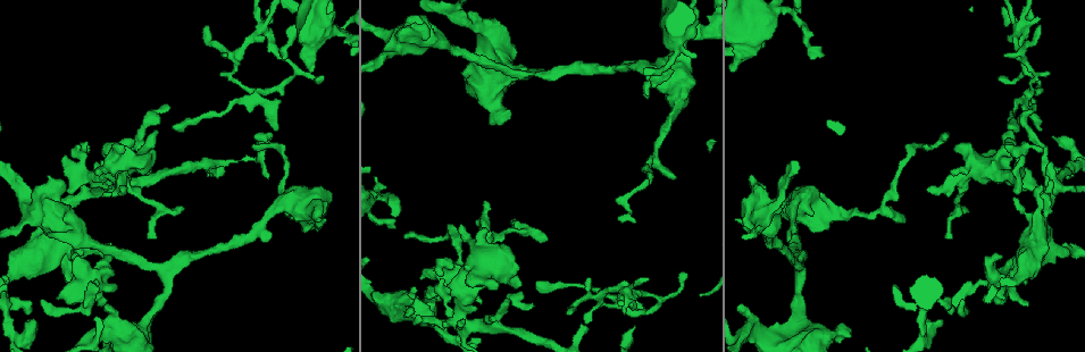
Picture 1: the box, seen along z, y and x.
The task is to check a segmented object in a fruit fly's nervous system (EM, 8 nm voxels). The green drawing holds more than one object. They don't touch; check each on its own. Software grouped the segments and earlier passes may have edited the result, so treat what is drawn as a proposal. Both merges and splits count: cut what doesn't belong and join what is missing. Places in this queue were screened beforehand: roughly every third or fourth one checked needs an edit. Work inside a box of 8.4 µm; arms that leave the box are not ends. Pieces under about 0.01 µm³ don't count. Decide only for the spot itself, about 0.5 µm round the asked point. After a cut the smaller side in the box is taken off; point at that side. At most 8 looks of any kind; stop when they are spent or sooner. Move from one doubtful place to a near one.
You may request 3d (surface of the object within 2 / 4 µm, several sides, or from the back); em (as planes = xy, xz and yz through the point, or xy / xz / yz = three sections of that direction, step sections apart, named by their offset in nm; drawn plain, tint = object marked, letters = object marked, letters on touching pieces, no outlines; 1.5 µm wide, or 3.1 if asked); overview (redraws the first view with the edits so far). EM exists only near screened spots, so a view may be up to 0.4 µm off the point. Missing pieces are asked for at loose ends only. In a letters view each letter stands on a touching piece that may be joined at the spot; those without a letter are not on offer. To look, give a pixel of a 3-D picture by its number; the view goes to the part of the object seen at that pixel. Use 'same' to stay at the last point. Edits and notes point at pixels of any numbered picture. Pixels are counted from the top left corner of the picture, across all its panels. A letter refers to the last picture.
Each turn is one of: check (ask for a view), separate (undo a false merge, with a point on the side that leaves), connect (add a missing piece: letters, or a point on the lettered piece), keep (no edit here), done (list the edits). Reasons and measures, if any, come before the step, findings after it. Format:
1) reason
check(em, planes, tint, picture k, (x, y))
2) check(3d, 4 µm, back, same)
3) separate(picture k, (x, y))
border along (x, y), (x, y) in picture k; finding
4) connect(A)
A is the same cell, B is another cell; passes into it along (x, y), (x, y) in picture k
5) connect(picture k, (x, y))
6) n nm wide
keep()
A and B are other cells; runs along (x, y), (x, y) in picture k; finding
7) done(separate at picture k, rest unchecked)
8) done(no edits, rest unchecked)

thin end
check(3d, 2 µm, picture 1, (902, 213))

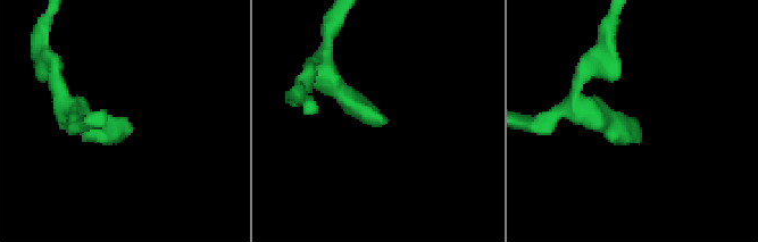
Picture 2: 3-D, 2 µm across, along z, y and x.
check(em, xy, step 8, tint, picture 2, (382, 120))

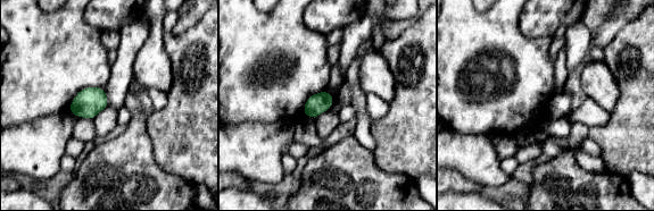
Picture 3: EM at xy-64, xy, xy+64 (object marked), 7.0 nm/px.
check(em, planes, letters, same)

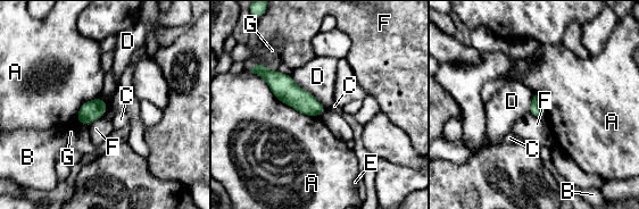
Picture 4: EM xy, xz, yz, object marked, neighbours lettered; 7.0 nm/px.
A touches over 600 nm
keep()
A, B, C, D, E, F and G are other cells; border along (291, 75), (300, 88), (326, 108) in picture 4; none of them fits

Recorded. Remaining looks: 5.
tapers out
check(3d, 2 µm, picture 1, (1044, 75))

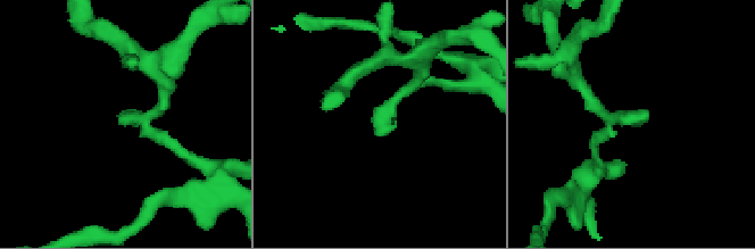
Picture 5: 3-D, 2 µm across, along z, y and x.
shape alone is not enough
check(em, planes, letters, picture 5, (119, 124))

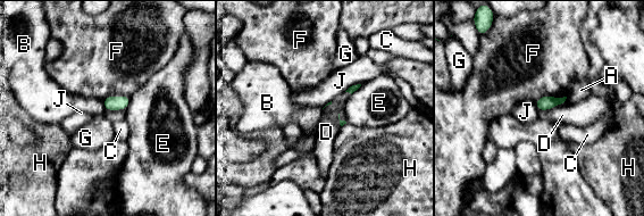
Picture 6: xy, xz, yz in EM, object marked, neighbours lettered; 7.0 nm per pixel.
F touches over 240 nm
keep()
A, B, C, D, E, F, G, H and J are other cells; border along (565, 100), (551, 108), (538, 111) in picture 6; no lettered piece goes on from it

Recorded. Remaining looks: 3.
branch point
check(em, yz, step 4, letters, picture 1, (425, 319))

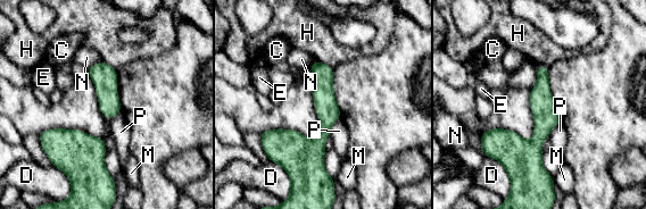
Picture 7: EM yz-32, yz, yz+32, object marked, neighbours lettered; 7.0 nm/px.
D touches over 240 nm
keep()
C, D, E, H, M, N and P are other cells; runs along (316, 64), (324, 98), (316, 173) in picture 7; one neuron here

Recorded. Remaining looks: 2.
done(no edits, rest unchecked)

